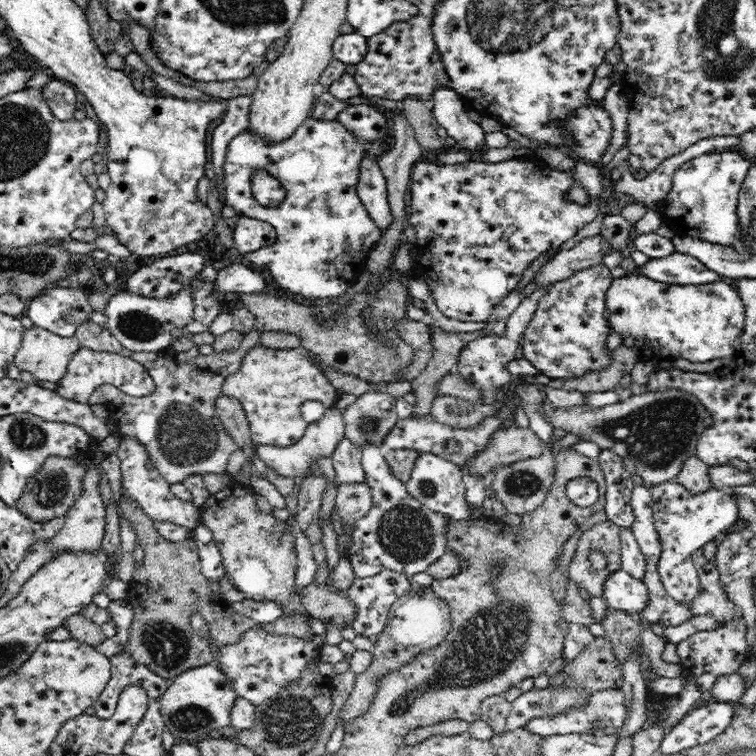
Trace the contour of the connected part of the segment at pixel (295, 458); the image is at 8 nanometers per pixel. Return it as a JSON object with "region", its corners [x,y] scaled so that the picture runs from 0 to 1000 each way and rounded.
{"region":[[[433,537],[429,548],[405,565],[403,574],[397,585],[378,593],[339,586],[336,593],[353,618],[361,619],[373,630],[389,634],[392,630],[410,630],[409,622],[413,611],[425,603],[438,604],[446,585],[455,578],[455,574],[456,561],[452,542],[446,541],[444,537]]]}

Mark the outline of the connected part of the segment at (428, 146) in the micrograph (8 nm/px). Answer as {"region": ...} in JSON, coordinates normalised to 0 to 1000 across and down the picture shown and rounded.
{"region":[[[537,130],[532,134],[529,146],[546,168],[550,187],[563,201],[587,201],[591,196],[587,185],[579,181],[579,161],[571,149],[573,135],[560,135],[553,130]]]}

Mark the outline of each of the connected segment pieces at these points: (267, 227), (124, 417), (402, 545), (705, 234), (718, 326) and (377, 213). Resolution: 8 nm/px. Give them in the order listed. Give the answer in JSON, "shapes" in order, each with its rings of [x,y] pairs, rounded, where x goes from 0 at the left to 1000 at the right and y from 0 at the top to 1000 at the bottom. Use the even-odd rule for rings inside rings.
{"shapes":[[[[315,286],[311,299],[308,320],[317,335],[333,335],[357,327],[366,317],[365,304],[351,291]]],[[[120,423],[108,425],[99,439],[108,460],[118,460],[130,466],[148,466],[159,468],[184,479],[201,499],[205,505],[205,515],[193,524],[172,524],[148,508],[135,508],[131,519],[139,524],[138,536],[142,538],[144,550],[151,553],[151,558],[161,577],[177,579],[184,590],[193,595],[200,611],[206,622],[225,640],[235,640],[254,628],[271,628],[275,626],[291,626],[299,623],[304,601],[315,594],[310,581],[295,565],[294,557],[288,553],[284,541],[286,526],[294,521],[294,512],[299,503],[312,496],[319,489],[319,479],[328,466],[343,454],[345,439],[332,435],[323,442],[320,455],[315,463],[299,463],[299,466],[280,466],[272,471],[259,471],[259,476],[249,476],[243,481],[230,481],[228,468],[212,468],[212,466],[175,466],[160,456],[160,452],[146,439],[146,435],[135,433]]],[[[484,587],[475,594],[479,599],[478,614],[483,623],[483,635],[491,653],[491,673],[484,683],[474,687],[467,694],[463,708],[466,720],[456,726],[458,738],[463,742],[471,763],[492,763],[508,754],[516,754],[537,763],[545,765],[549,759],[565,757],[566,751],[575,745],[585,733],[594,730],[590,725],[586,701],[590,690],[597,688],[593,681],[574,680],[574,676],[565,675],[553,661],[544,659],[537,642],[524,632],[513,610],[508,607],[509,594],[505,591]]],[[[974,197],[914,210],[892,228],[886,254],[864,275],[876,294],[892,304],[893,313],[929,317],[974,332],[992,333],[996,325],[985,320],[985,307],[975,284],[975,270],[981,242],[996,221],[996,214]]],[[[833,361],[811,370],[802,385],[800,401],[807,437],[823,444],[821,455],[835,460],[845,478],[864,476],[869,483],[880,483],[896,474],[913,479],[939,479],[967,471],[980,454],[981,438],[985,437],[985,401],[975,382],[956,372],[902,378],[872,374],[860,366]]],[[[481,206],[478,214],[472,255],[508,315],[520,292],[520,286],[512,266],[511,235],[500,221],[500,213],[491,206]]]]}

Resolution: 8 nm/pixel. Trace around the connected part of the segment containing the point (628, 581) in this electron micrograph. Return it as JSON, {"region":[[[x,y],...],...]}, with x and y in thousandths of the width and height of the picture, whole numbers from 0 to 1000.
{"region":[[[823,751],[802,763],[800,790],[804,803],[843,816],[860,796],[860,783],[853,769],[833,762]]]}

